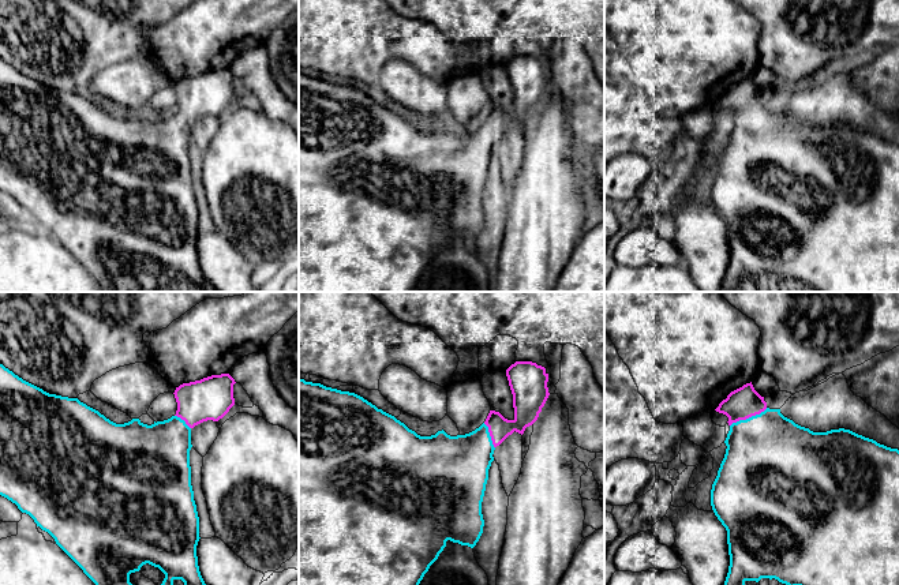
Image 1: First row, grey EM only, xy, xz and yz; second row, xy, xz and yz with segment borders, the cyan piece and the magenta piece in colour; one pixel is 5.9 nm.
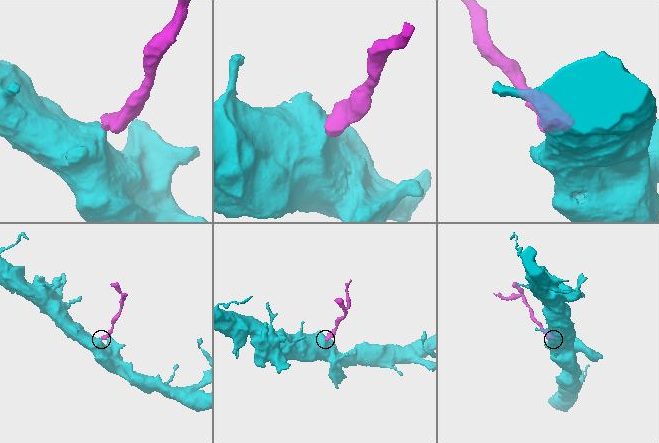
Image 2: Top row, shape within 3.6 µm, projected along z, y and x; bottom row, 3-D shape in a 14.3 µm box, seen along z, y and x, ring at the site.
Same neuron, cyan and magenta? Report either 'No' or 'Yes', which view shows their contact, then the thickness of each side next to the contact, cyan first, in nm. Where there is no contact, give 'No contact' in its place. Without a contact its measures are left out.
Yes. Touches cyan in yz. Thickness 480 nm (cyan) against 190 nm

